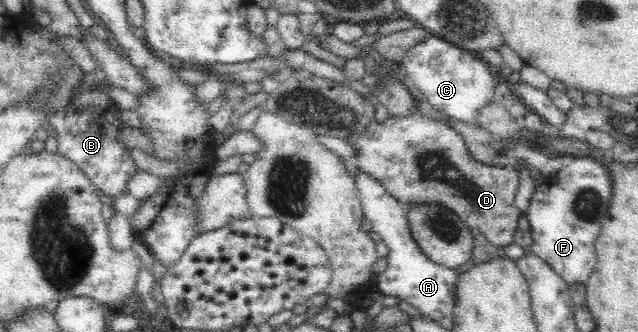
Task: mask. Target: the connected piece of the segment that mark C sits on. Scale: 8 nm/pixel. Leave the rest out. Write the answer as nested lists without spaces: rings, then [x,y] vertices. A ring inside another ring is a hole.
[[[426,36],[404,54],[401,62],[406,67],[406,77],[420,90],[420,99],[431,113],[442,113],[462,123],[478,124],[481,110],[493,101],[496,78],[490,71],[491,66],[480,56],[451,45],[440,37]],[[434,56],[440,58],[438,70],[430,68],[430,60]]]

